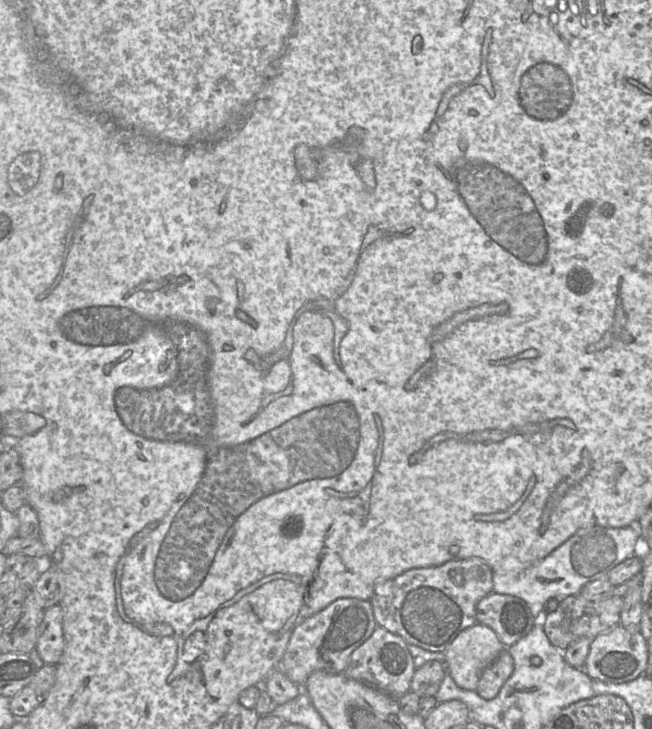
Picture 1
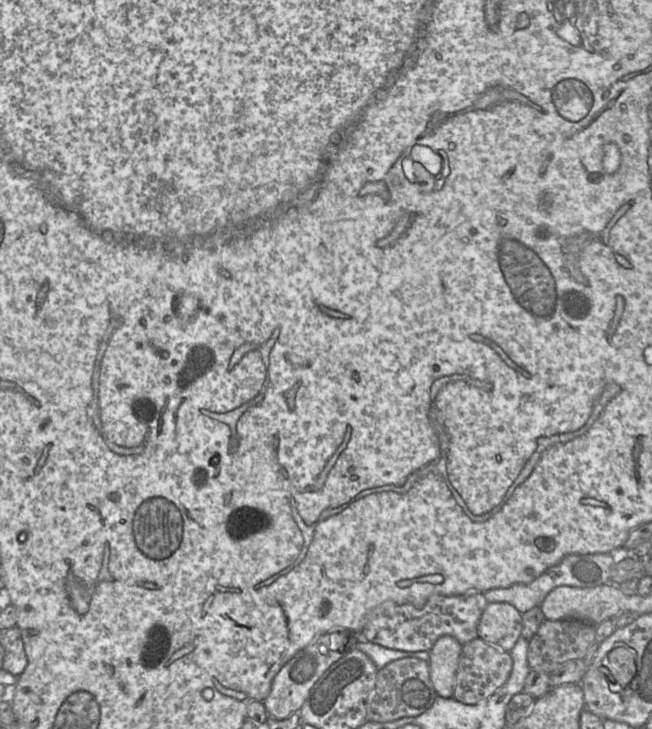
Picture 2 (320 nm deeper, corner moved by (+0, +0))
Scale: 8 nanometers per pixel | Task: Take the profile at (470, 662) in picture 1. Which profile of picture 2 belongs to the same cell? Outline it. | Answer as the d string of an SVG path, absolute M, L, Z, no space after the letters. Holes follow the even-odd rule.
M444 635L437 639L430 650L430 680L438 696L453 696L462 646L453 636Z

